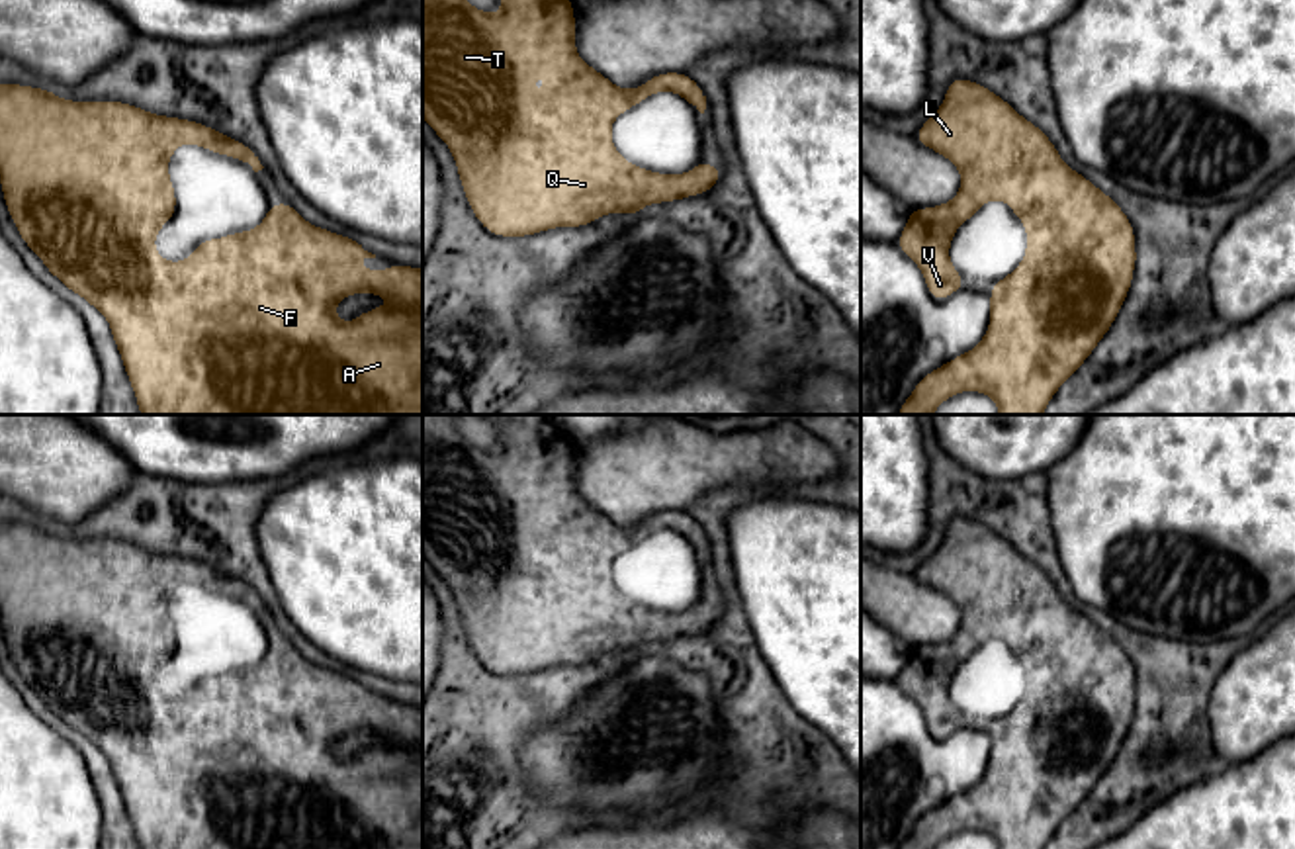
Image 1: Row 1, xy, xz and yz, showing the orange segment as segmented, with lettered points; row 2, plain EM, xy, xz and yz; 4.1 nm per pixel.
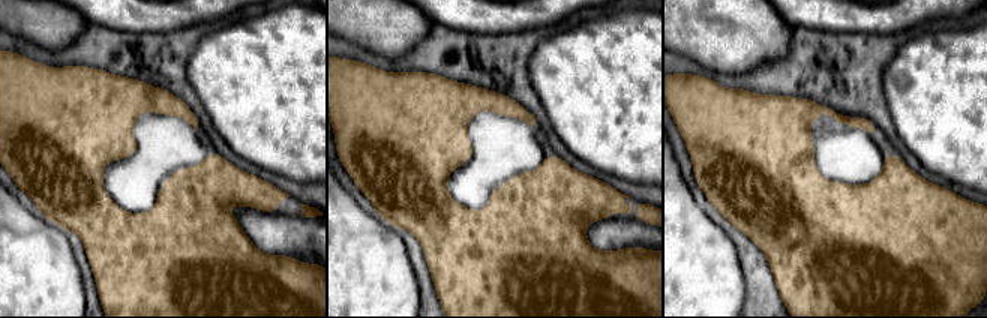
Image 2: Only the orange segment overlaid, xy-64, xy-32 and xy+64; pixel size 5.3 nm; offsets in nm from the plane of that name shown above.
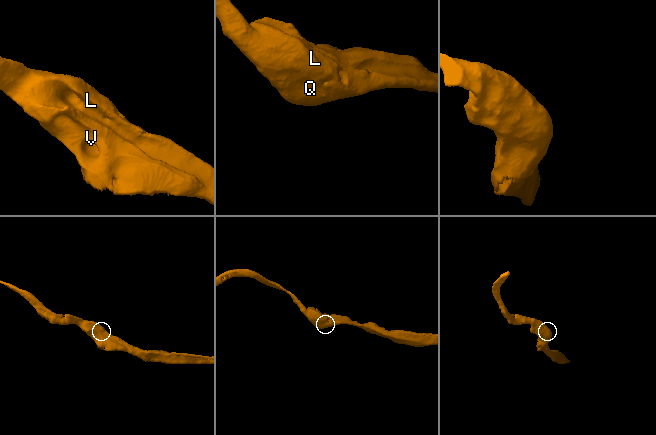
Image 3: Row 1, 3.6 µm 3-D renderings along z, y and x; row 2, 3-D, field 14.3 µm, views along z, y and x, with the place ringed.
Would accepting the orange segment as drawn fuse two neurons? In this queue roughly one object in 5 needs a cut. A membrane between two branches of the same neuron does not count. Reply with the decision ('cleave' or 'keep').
keep

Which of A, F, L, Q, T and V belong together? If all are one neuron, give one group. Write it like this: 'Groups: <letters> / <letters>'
Groups: A F L Q T V

